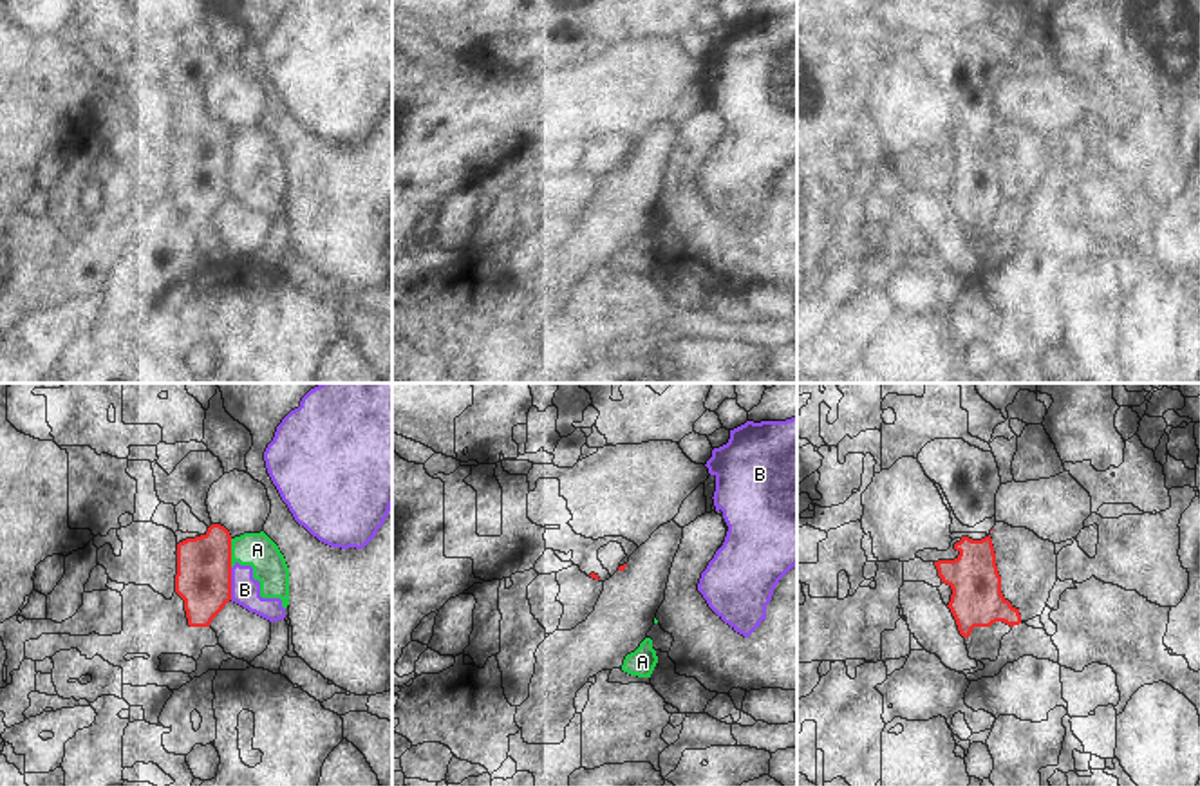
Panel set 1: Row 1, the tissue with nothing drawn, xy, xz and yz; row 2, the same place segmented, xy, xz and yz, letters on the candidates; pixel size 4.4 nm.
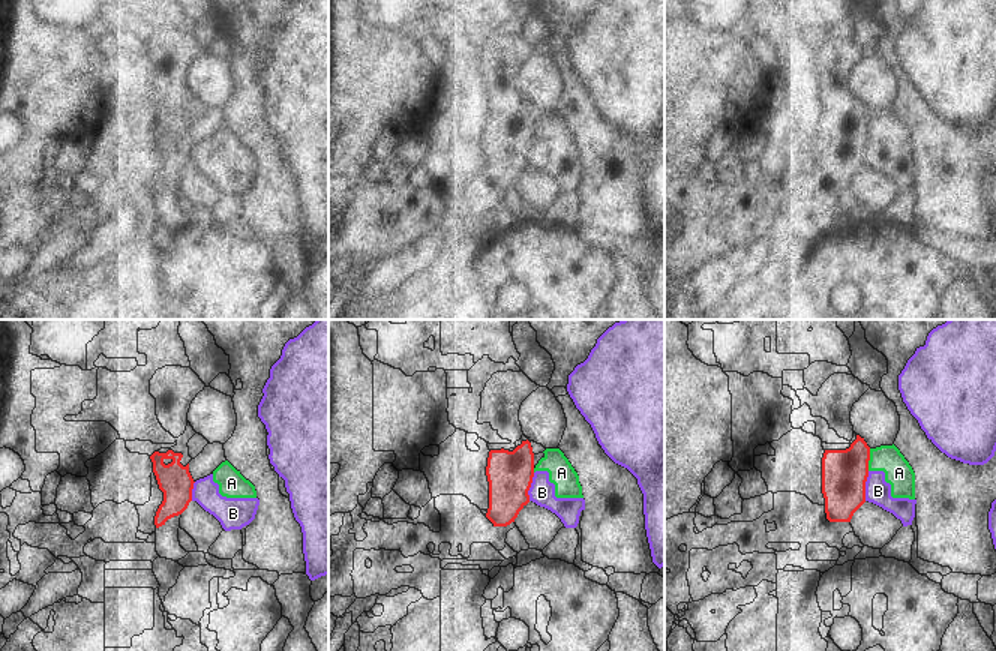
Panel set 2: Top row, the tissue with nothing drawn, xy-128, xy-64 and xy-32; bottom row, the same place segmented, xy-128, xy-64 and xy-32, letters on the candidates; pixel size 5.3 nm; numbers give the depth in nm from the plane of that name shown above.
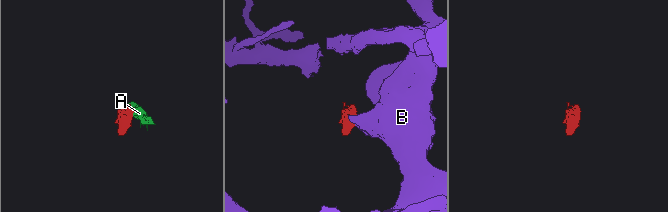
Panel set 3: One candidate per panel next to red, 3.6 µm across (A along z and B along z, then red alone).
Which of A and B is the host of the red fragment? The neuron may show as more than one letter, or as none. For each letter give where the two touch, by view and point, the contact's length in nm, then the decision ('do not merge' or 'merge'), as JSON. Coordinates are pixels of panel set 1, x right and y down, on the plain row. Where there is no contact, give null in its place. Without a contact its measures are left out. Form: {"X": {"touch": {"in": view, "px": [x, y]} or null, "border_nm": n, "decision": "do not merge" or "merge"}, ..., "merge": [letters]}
{"A": {"touch": {"in": "xy", "px": [230, 149]}, "border_nm": 130, "decision": "do not merge"}, "B": {"touch": {"in": "xy", "px": [230, 179]}, "border_nm": 140, "decision": "do not merge"}, "merge": []}

